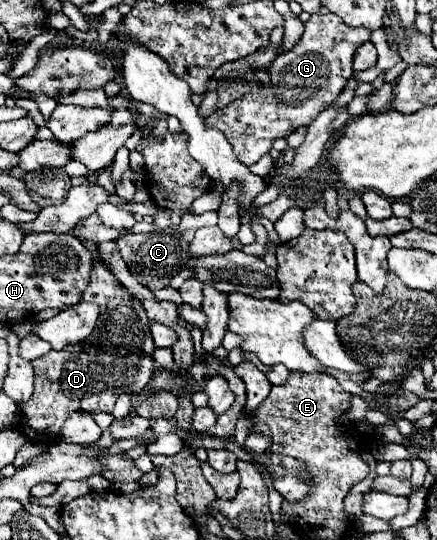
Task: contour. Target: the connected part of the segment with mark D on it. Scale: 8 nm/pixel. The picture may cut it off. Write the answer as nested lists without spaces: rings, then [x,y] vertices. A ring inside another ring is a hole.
[[[85,244],[89,246],[89,250],[93,250],[95,268],[91,270],[91,280],[85,288],[83,298],[99,304],[101,318],[93,334],[85,338],[85,342],[69,344],[65,346],[65,350],[51,350],[49,354],[37,358],[37,362],[31,362],[35,368],[35,390],[27,402],[19,404],[19,432],[35,444],[55,442],[61,434],[63,422],[73,412],[81,410],[89,414],[111,414],[117,396],[141,392],[155,370],[155,364],[151,360],[155,344],[151,340],[149,320],[141,302],[133,298],[125,288],[119,288],[115,276],[99,260],[97,244]]]

